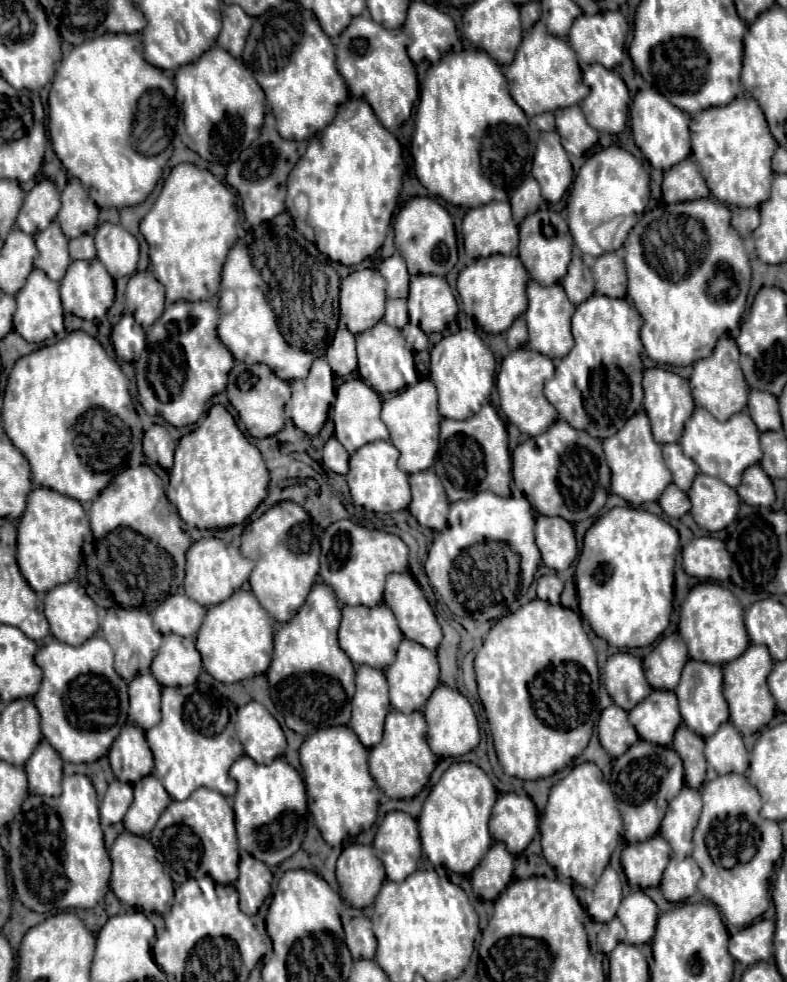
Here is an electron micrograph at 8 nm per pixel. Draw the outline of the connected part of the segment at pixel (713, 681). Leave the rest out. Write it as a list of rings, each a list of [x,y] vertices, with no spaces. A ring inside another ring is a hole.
[[[687,661],[681,681],[675,689],[675,695],[679,699],[679,709],[685,725],[691,731],[697,731],[701,737],[713,735],[721,723],[729,719],[729,709],[725,707],[725,699],[721,695],[721,667],[711,665],[711,663],[701,663],[701,661]]]

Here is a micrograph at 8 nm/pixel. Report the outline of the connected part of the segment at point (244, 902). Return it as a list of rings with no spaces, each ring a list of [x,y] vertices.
[[[241,853],[239,861],[239,879],[235,887],[241,897],[241,911],[247,915],[255,915],[265,897],[271,891],[271,871],[259,859],[253,859],[249,853]]]

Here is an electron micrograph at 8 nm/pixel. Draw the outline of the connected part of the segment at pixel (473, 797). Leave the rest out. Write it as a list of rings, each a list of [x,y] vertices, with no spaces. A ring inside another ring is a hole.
[[[453,763],[427,795],[419,815],[421,847],[427,859],[453,873],[469,875],[491,847],[487,821],[495,799],[497,791],[481,767],[475,763]]]

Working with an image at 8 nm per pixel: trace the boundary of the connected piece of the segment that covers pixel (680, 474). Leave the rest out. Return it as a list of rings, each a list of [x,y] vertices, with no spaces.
[[[679,443],[663,445],[663,459],[673,475],[673,483],[677,487],[681,487],[681,491],[689,491],[689,487],[697,475],[697,465],[689,457],[683,455]]]

